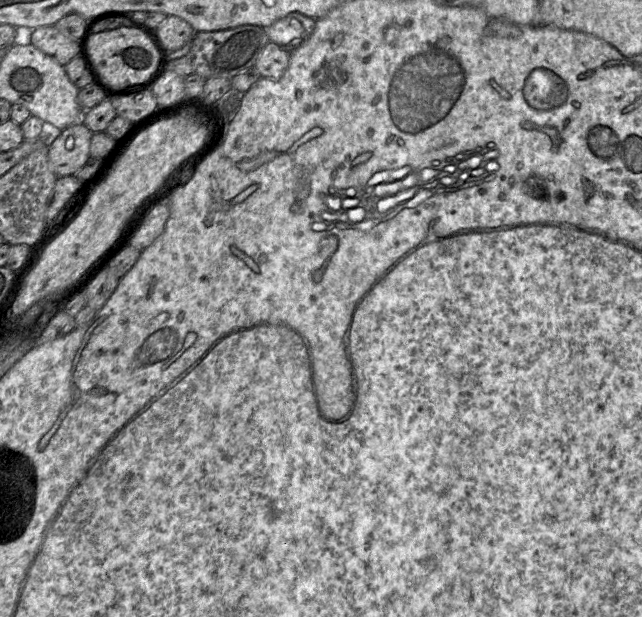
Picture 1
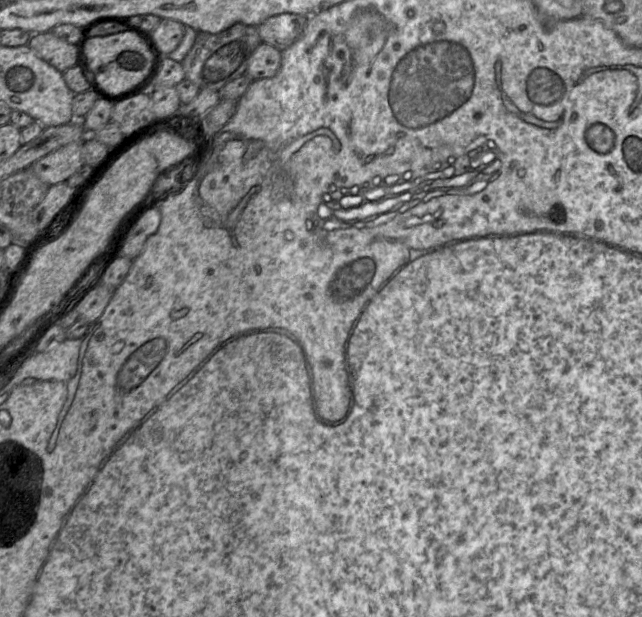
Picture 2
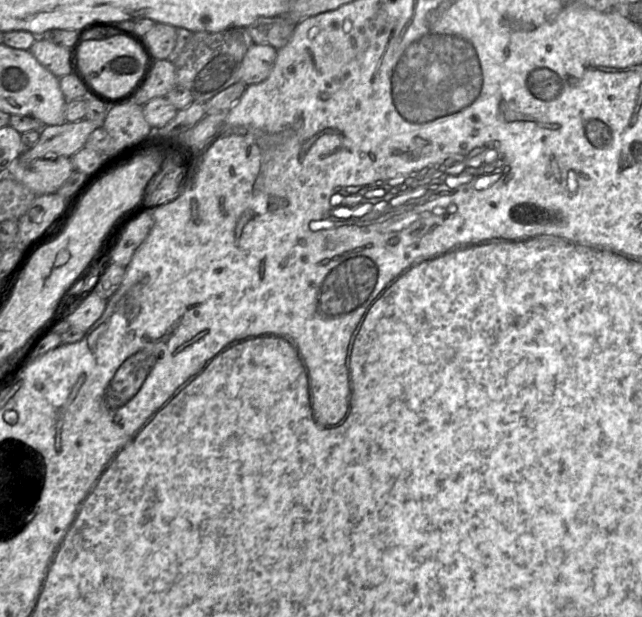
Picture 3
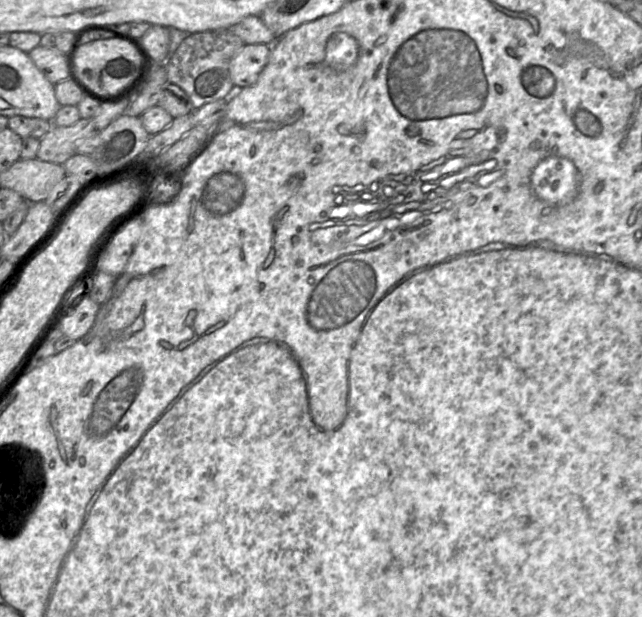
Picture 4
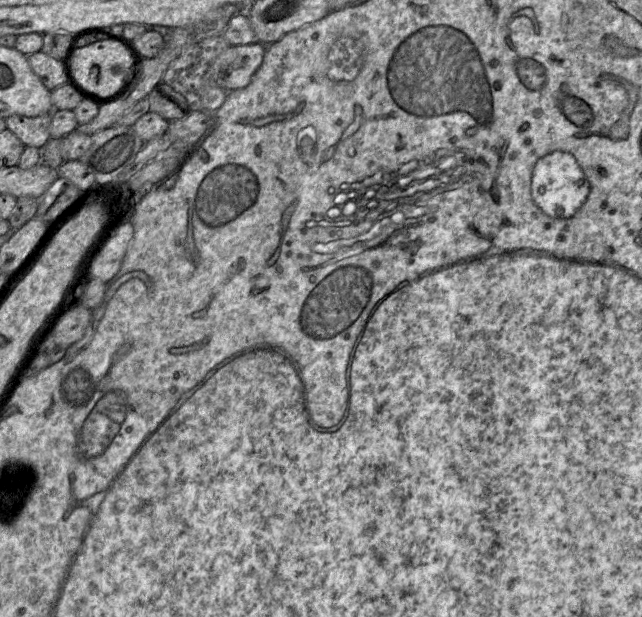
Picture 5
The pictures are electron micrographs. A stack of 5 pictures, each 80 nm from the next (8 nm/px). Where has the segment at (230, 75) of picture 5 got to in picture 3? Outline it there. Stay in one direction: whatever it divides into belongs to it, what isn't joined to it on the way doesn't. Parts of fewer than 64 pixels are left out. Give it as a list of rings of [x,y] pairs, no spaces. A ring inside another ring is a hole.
[[[253,43],[246,51],[241,67],[240,80],[245,85],[259,83],[267,78],[277,56],[277,50],[268,44]]]

